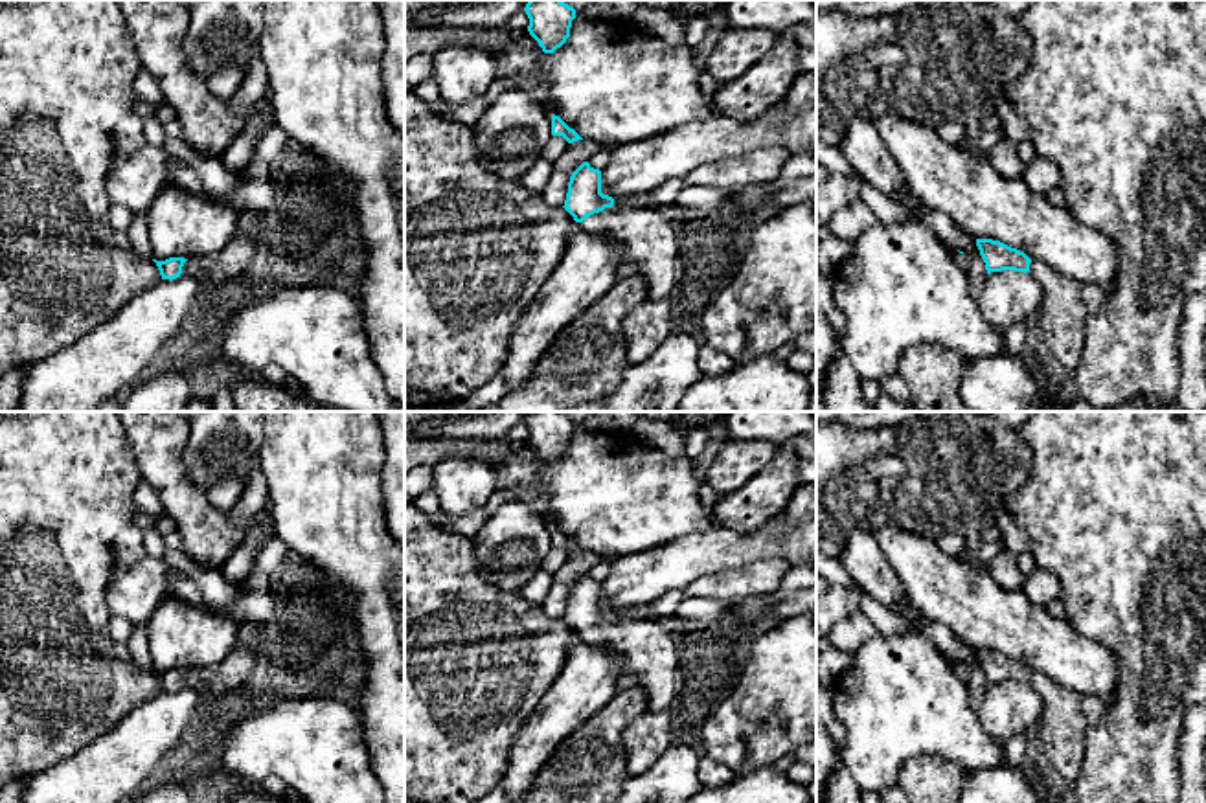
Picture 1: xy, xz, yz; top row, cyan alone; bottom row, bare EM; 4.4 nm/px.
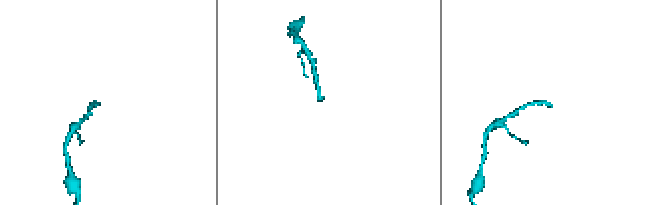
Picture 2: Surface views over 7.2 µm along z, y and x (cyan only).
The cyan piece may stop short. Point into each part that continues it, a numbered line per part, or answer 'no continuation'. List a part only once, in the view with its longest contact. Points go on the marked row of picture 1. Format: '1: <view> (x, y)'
1: xz (646, 239)

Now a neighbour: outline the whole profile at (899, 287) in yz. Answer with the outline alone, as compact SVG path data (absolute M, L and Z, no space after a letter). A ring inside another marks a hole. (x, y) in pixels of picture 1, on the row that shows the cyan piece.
M910 189L892 197L908 211L904 222L875 222L862 232L853 252L833 272L833 296L844 314L840 345L862 380L881 380L897 373L901 355L919 344L936 344L985 358L1000 355L1004 331L987 322L969 292L967 272L925 222L927 206Z

